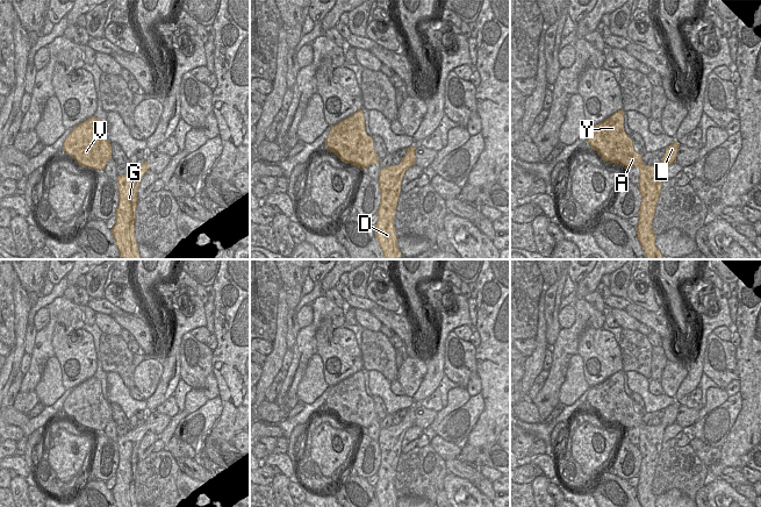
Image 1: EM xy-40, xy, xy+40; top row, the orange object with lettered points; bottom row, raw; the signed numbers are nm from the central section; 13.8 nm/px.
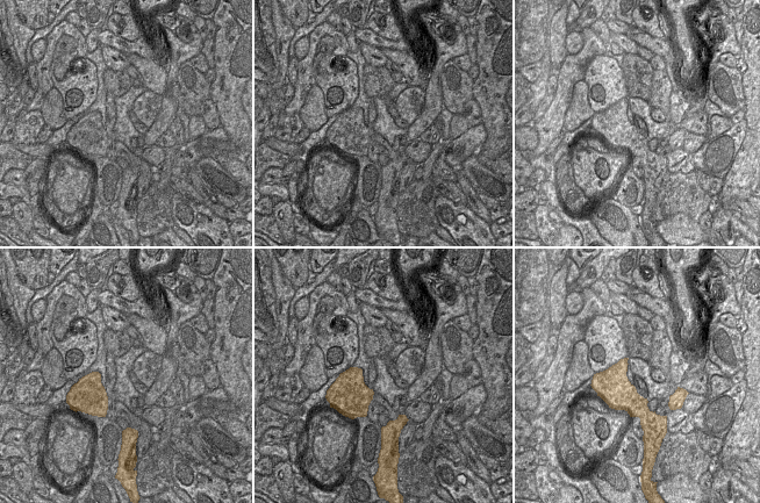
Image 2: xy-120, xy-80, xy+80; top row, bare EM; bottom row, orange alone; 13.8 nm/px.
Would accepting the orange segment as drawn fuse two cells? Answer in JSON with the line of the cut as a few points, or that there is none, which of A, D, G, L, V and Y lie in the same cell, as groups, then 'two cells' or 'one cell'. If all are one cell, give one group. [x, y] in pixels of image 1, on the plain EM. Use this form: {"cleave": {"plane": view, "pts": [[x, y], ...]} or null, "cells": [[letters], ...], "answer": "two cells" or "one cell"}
{"cleave": null, "cells": [["A", "D", "G", "L", "V", "Y"]], "answer": "one cell"}

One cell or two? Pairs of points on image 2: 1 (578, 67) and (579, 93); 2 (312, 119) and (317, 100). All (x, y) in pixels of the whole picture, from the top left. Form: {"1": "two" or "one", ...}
{"1": "two", "2": "one"}

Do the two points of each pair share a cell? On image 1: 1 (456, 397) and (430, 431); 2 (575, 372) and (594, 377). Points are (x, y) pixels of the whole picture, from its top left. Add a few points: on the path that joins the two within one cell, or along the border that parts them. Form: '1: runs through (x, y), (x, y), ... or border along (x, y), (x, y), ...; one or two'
1: runs through (452, 405), (435, 423); one
2: border along (578, 352), (582, 359), (583, 378), (589, 386); two

